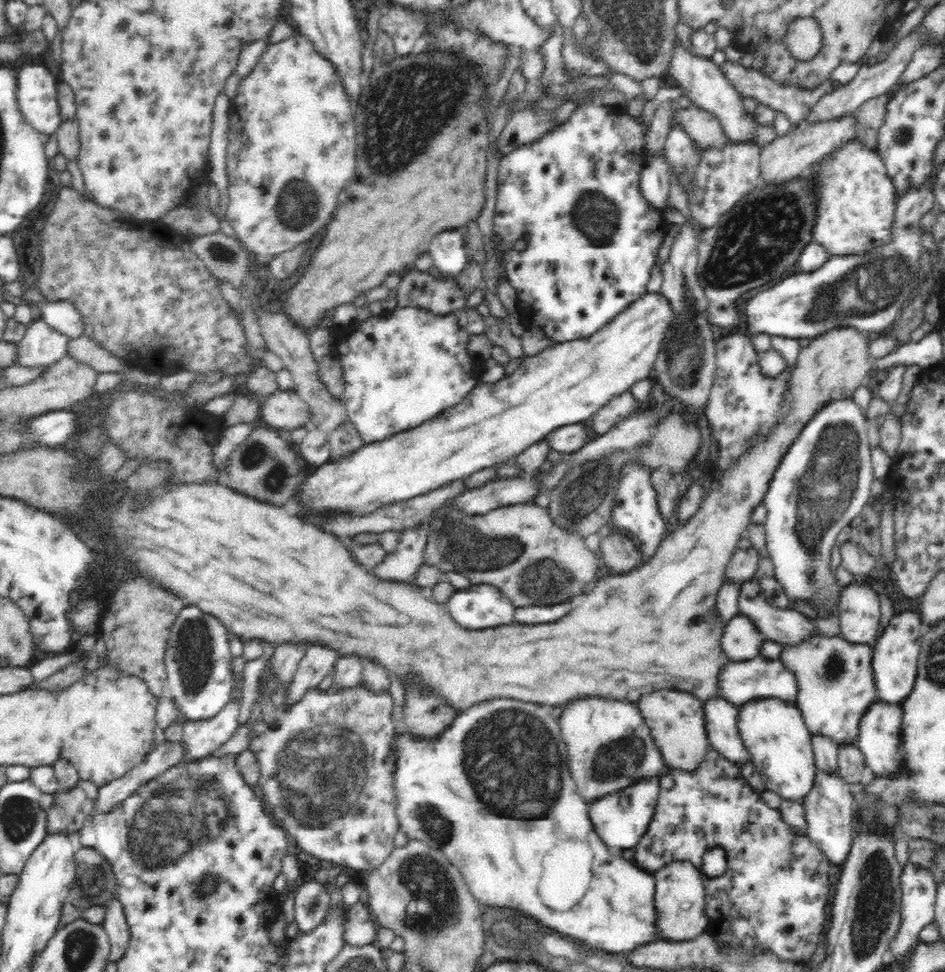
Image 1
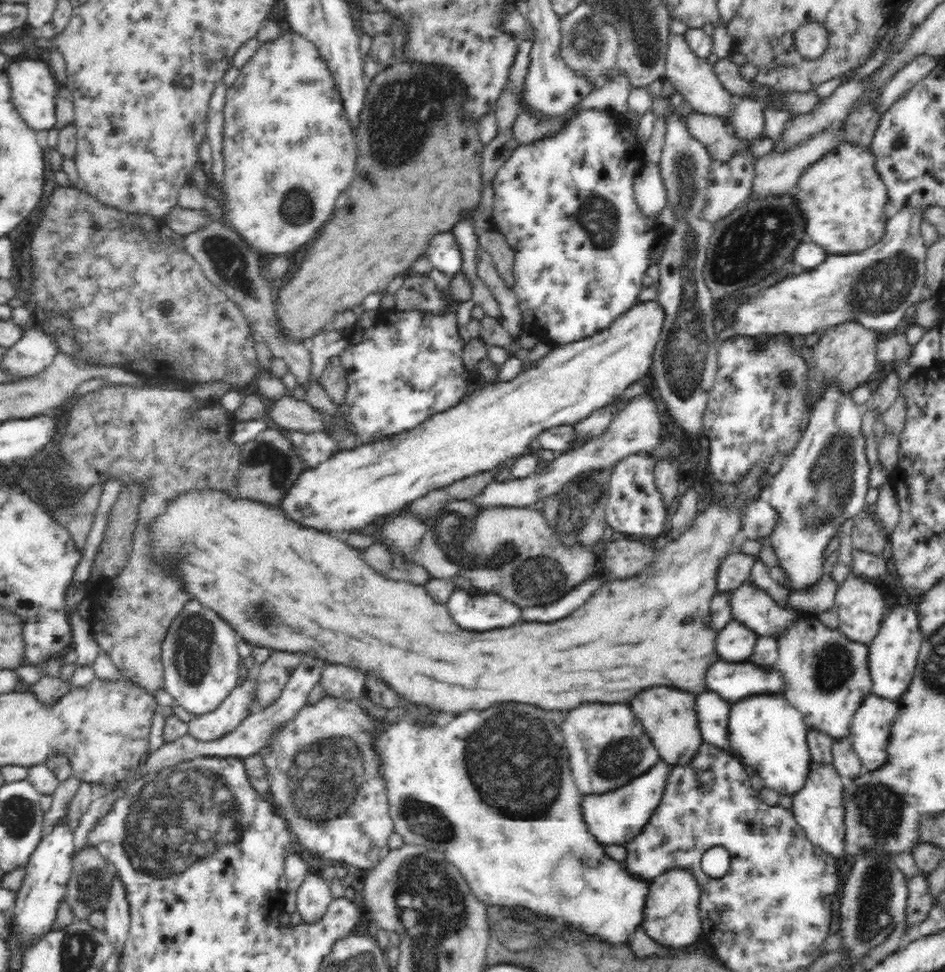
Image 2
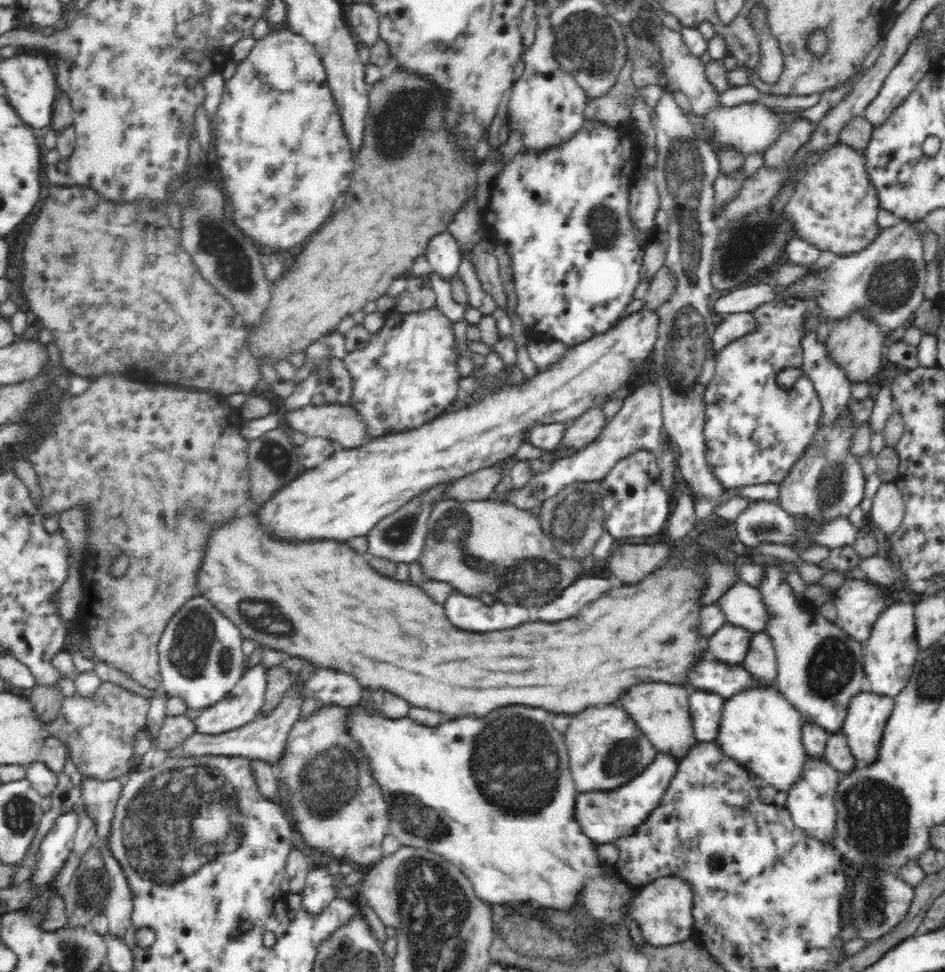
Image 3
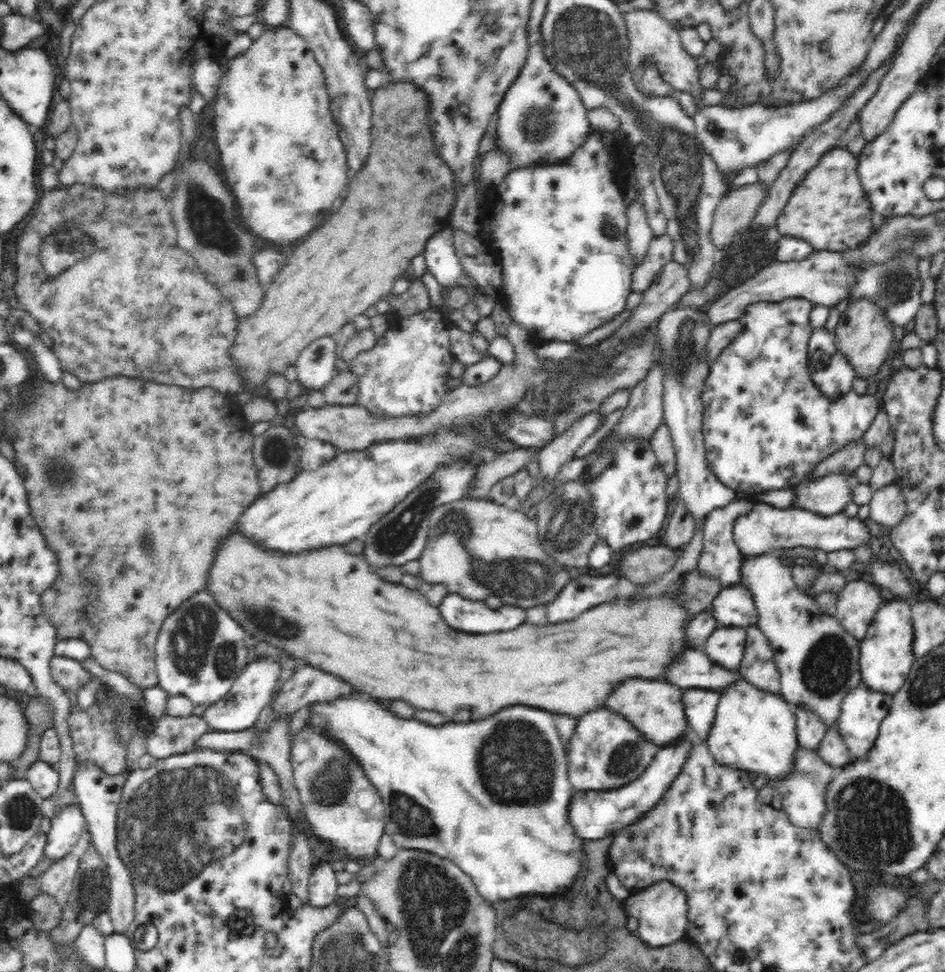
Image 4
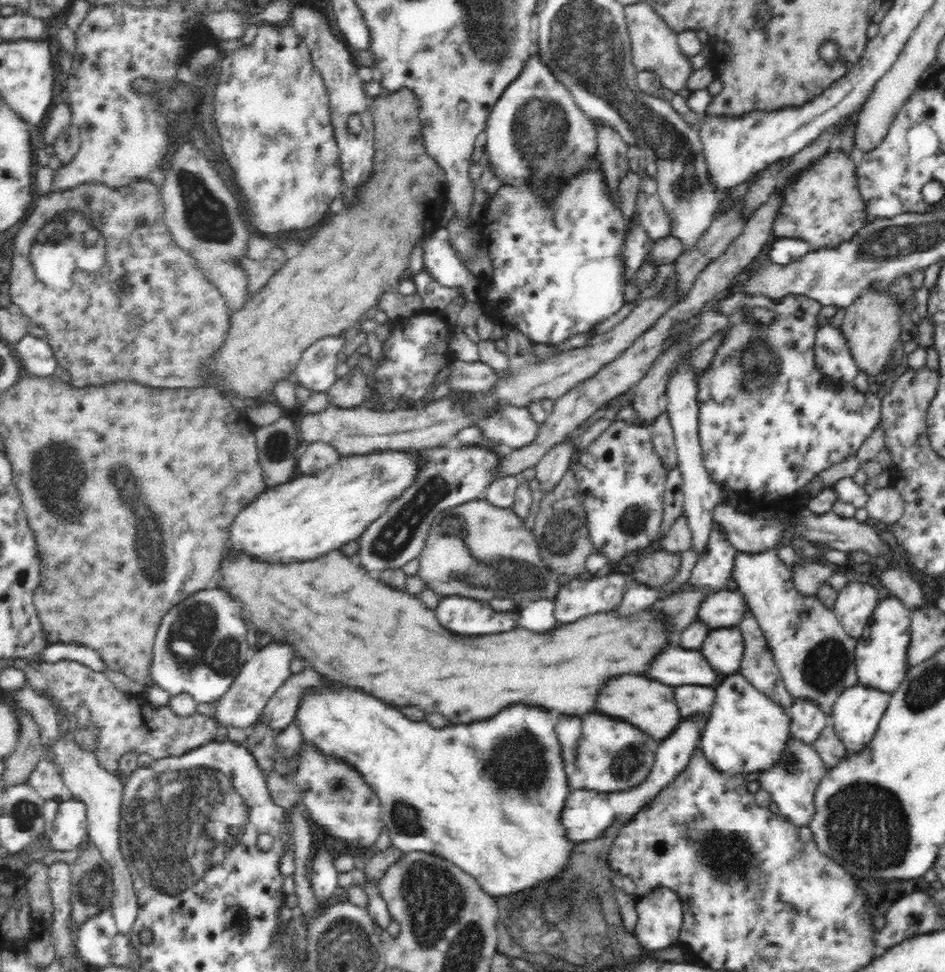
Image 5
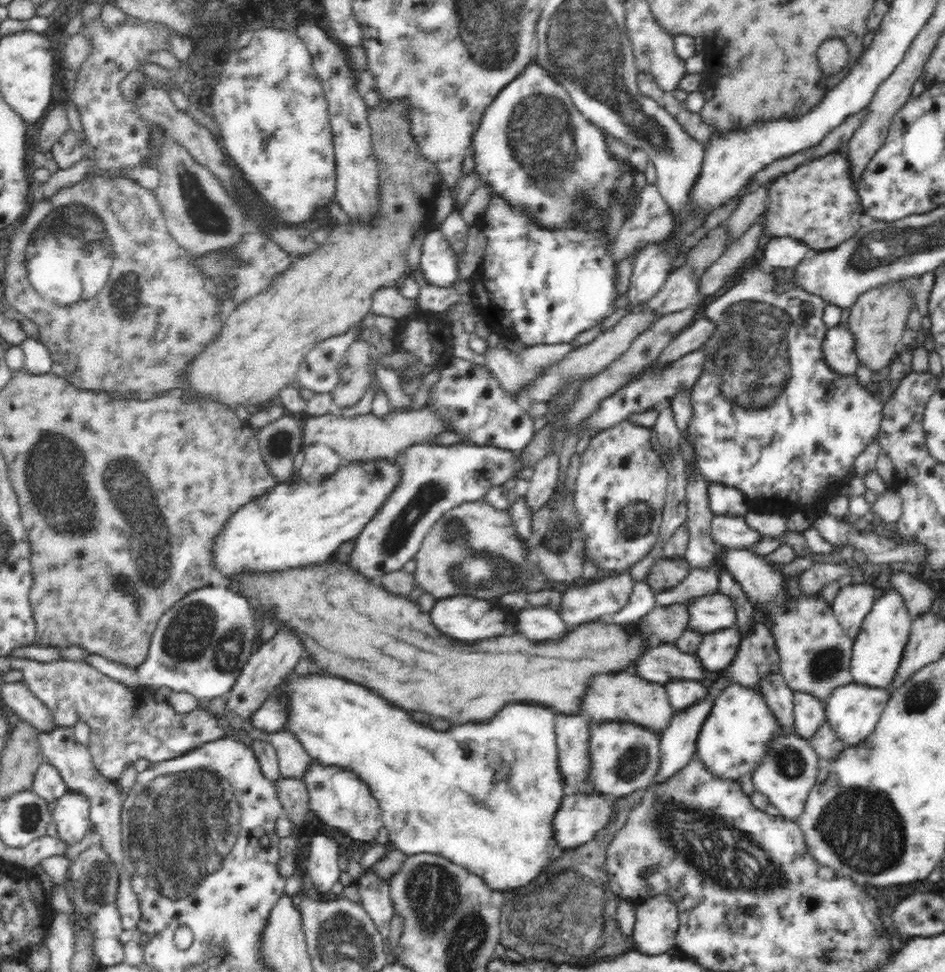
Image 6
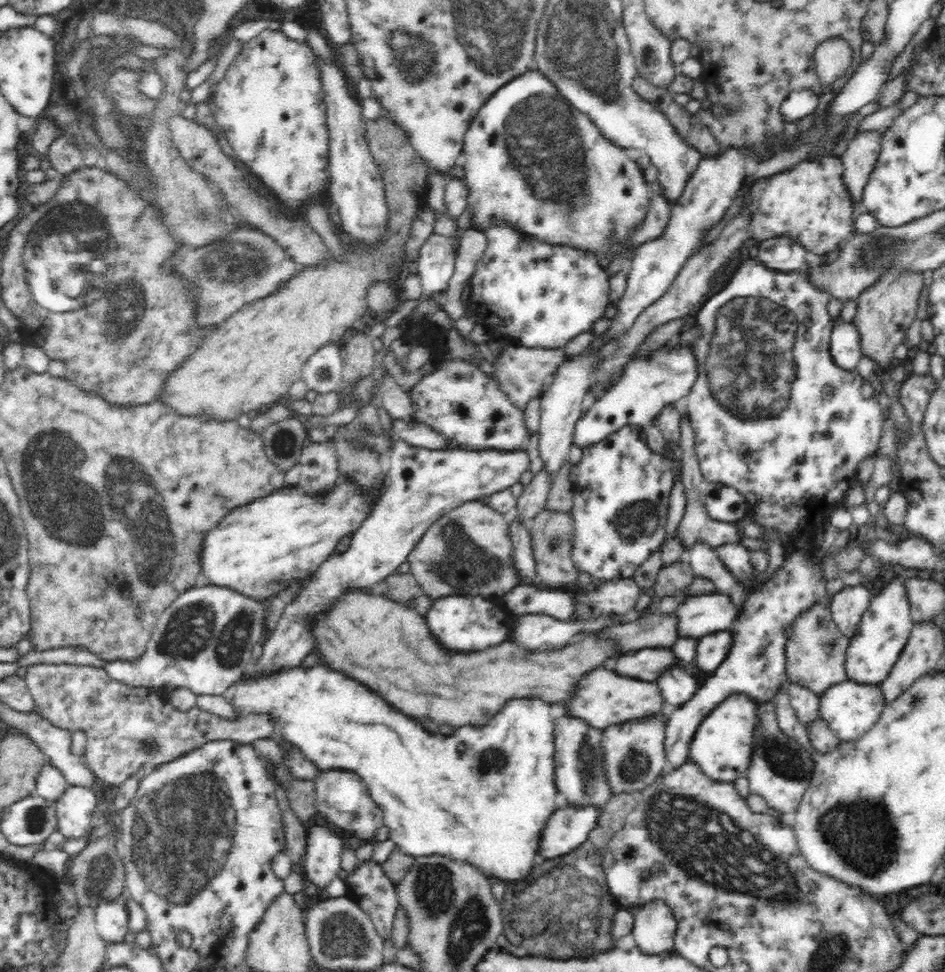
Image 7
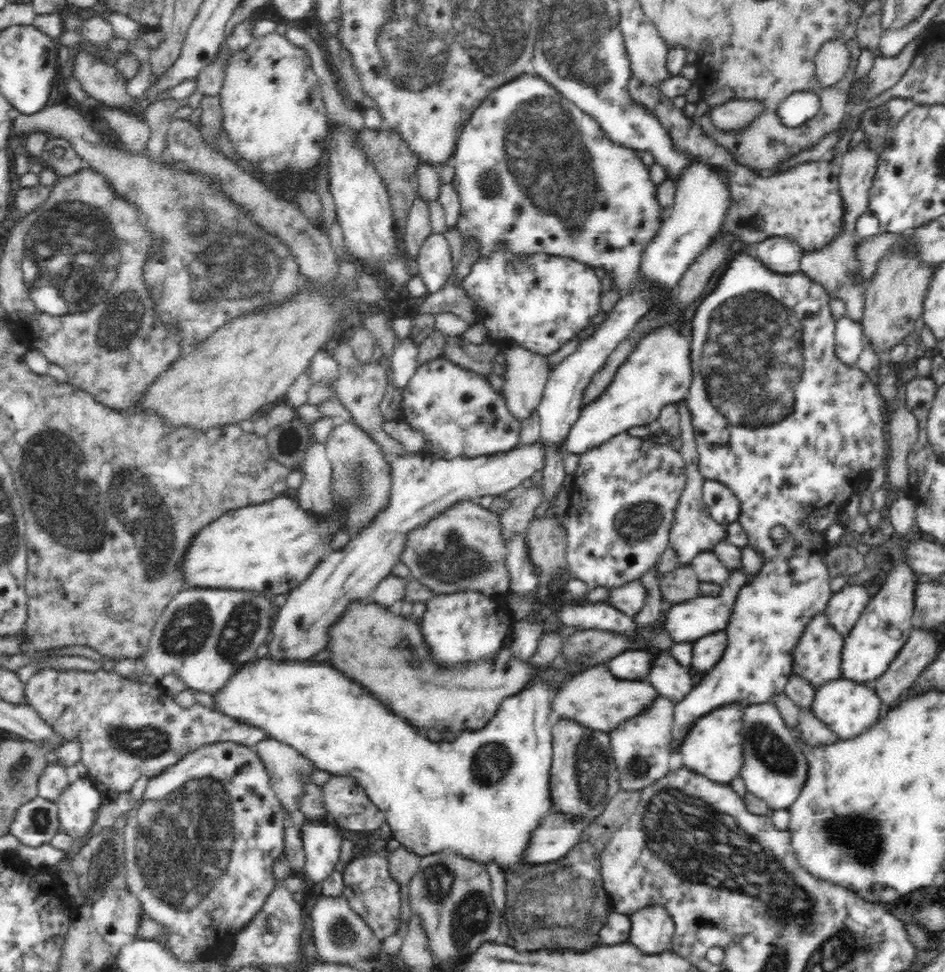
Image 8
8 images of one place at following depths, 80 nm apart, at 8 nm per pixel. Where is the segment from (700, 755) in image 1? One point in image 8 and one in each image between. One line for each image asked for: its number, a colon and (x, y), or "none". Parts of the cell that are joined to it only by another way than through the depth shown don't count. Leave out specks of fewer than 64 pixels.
2: (668, 715)
3: (660, 711)
4: (653, 707)
5: (648, 705)
6: (624, 698)
7: (603, 699)
8: (595, 699)

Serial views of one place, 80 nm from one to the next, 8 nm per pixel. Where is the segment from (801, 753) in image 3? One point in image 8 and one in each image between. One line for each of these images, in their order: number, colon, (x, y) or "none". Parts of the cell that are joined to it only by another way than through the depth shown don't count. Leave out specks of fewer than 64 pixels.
4: (752, 730)
5: (745, 731)
6: (732, 740)
7: (720, 747)
8: (711, 746)

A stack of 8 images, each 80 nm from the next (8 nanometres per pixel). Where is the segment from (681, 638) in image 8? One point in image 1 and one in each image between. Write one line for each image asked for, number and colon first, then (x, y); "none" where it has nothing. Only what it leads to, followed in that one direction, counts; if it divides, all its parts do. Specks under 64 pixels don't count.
1: (784, 625)
2: (754, 608)
3: (741, 606)
4: (733, 607)
5: (723, 609)
6: (707, 614)
7: (698, 616)

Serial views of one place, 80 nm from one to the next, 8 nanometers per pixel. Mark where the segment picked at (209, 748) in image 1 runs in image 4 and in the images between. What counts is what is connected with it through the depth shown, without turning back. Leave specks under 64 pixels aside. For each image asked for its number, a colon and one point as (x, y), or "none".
2: (234, 709)
3: (244, 702)
4: (253, 689)

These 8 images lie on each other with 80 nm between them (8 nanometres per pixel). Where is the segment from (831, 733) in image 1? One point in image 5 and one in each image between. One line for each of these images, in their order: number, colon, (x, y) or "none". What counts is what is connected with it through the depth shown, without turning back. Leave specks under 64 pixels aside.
2: (825, 674)
3: (819, 665)
4: (817, 659)
5: (810, 647)

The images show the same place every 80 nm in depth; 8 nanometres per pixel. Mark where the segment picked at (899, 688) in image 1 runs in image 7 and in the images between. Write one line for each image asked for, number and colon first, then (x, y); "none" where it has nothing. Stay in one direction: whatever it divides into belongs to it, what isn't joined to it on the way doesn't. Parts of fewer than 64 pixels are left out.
2: (893, 654)
3: (890, 652)
4: (885, 661)
5: (880, 655)
6: (877, 649)
7: (885, 627)

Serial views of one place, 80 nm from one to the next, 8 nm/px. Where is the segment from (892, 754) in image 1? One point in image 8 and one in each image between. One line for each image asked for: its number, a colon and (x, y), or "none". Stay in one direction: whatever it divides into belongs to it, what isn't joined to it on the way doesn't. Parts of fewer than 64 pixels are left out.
2: (868, 733)
3: (866, 712)
4: (861, 711)
5: (855, 714)
6: (852, 710)
7: (851, 708)
8: (849, 708)

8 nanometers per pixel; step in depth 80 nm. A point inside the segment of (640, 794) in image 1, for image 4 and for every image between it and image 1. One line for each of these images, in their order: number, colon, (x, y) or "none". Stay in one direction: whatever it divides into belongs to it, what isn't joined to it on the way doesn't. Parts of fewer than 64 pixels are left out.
2: (612, 818)
3: (602, 816)
4: (592, 814)

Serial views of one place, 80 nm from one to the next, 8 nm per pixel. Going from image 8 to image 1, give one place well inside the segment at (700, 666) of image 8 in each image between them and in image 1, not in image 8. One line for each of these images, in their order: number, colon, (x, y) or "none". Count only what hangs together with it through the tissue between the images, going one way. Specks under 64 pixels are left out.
1: (740, 640)
2: (734, 643)
3: (729, 645)
4: (725, 646)
5: (723, 648)
6: (716, 650)
7: (711, 650)

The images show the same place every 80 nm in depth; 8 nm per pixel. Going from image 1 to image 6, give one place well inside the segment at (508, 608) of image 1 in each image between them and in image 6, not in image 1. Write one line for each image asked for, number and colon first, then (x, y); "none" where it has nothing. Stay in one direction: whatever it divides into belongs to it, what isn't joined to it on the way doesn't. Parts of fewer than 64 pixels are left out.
2: (472, 611)
3: (471, 614)
4: (459, 613)
5: (466, 617)
6: (469, 620)

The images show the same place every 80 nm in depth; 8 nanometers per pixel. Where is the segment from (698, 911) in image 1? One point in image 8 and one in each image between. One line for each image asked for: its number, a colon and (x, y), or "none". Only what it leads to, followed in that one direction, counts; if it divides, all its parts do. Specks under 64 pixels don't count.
2: (670, 917)
3: (662, 909)
4: (661, 910)
5: (659, 918)
6: (656, 920)
7: (654, 927)
8: (652, 929)

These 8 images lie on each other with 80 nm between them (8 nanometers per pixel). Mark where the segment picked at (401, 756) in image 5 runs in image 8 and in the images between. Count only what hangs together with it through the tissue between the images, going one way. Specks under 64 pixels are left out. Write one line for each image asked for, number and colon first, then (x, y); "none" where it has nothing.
6: (484, 795)
7: (483, 796)
8: (482, 795)

